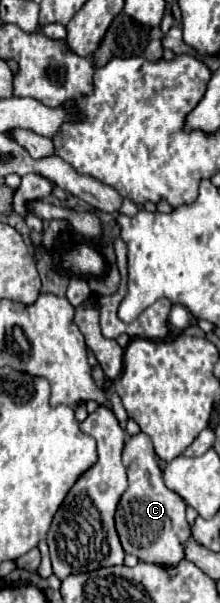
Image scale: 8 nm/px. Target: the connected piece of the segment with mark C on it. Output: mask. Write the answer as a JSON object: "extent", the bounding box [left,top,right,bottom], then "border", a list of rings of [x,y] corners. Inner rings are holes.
{"extent":[115,432,191,566],"border":[[[139,432],[125,442],[123,464],[127,468],[129,486],[119,500],[115,512],[115,528],[125,554],[133,554],[141,562],[177,566],[185,558],[183,542],[187,542],[187,538],[191,536],[191,526],[185,520],[187,504],[181,496],[171,492],[163,484],[163,476],[155,460],[155,450],[147,434]]]}

